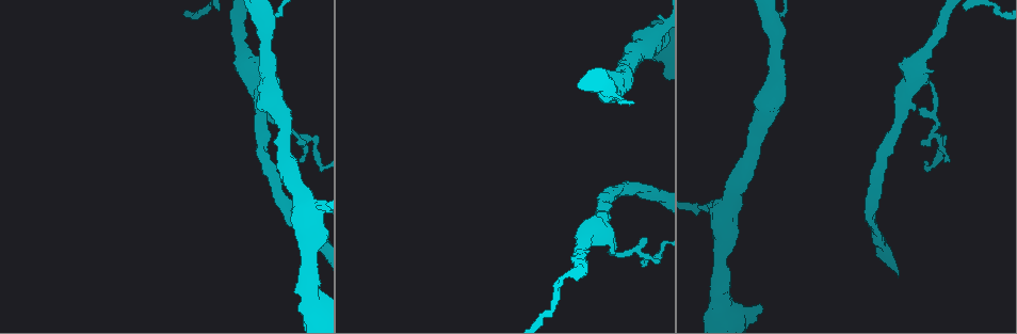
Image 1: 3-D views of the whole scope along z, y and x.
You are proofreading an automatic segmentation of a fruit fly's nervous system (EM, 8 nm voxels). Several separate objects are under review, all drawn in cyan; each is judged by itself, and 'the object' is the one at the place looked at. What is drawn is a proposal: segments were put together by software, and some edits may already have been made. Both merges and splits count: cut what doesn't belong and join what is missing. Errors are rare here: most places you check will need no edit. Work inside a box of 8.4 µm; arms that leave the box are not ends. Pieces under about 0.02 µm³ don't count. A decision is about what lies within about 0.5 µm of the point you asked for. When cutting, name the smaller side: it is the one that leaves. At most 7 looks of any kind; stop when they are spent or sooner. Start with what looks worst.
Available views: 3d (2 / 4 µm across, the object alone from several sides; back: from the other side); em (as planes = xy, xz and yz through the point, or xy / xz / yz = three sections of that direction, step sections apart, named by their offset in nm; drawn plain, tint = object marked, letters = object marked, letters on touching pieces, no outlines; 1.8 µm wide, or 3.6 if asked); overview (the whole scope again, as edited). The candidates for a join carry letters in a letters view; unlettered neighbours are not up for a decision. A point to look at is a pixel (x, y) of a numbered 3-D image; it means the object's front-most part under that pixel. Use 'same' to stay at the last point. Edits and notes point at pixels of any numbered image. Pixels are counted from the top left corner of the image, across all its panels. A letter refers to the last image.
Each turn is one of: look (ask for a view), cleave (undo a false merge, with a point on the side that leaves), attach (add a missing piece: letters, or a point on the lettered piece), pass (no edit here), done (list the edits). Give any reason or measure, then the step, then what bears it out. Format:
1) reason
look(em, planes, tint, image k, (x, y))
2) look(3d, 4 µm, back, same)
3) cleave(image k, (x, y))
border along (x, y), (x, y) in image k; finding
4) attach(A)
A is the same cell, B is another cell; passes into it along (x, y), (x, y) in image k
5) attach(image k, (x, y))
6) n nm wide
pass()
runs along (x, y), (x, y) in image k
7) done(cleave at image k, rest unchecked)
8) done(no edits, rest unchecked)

closes a loop
look(em, planes, letters, image 1, (611, 254))

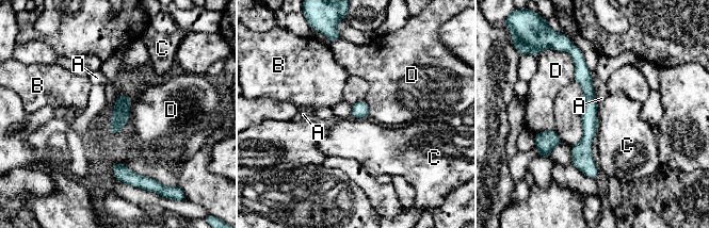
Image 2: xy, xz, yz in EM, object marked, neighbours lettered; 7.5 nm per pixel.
130 nm wide
pass()
A, B, C and D are other cells; runs along (579, 54), (593, 175) in image 2; one neuron here

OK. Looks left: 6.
thick turns thin
look(em, 3.6 µm, planes, letters, image 1, (720, 311))

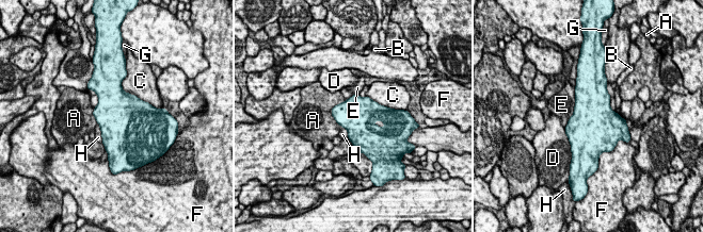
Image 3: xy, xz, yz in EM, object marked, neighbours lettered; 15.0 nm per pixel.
pass()
A, B, C, D, E, F, G and H are other cells; all the same neuron

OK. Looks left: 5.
thick turns thin
look(3d, 2 µm, image 1, (606, 86))

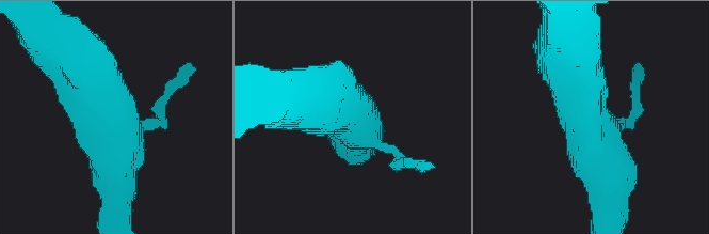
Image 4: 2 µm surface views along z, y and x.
3 arms
look(em, planes, letters, image 4, (592, 125))

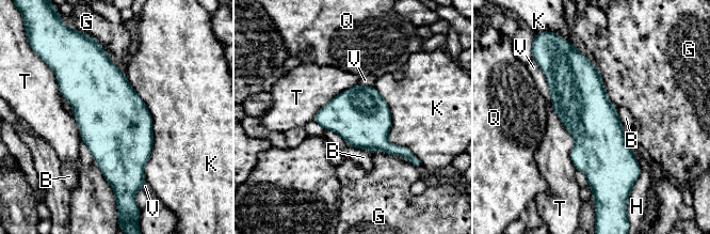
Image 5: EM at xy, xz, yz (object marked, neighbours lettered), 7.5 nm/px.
400 nm wide
pass()
B, G, H, K, Q, T and V are other cells; border along (630, 147), (640, 168), (638, 177) in image 5; continuous, no second neuron

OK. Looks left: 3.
done(no edits, rest unchecked)

